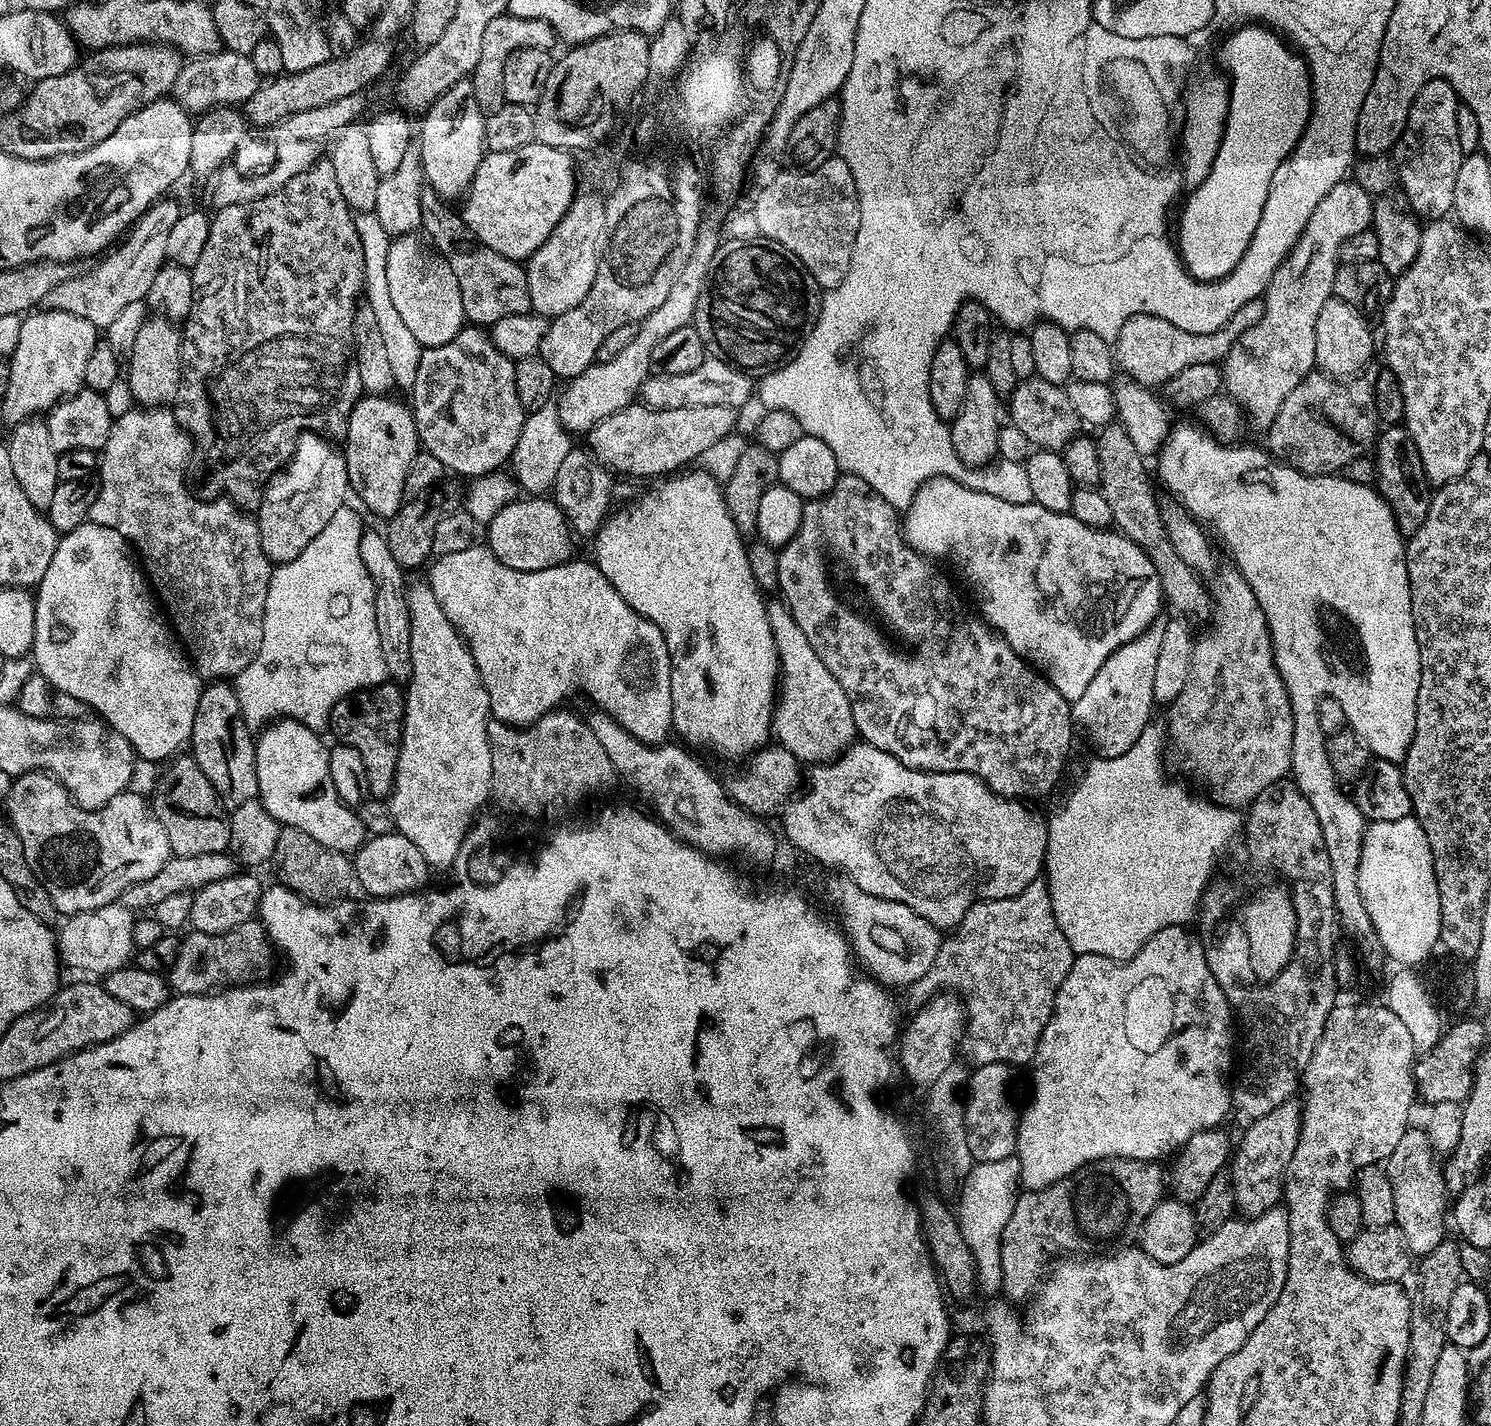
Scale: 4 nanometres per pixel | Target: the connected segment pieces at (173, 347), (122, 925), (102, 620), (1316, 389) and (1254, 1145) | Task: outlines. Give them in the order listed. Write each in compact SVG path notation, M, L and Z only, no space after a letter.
M152 314L145 319L134 350L126 357L126 379L135 403L140 406L168 406L180 393L180 345L182 332L167 316Z
M113 902L80 912L77 916L68 916L59 925L56 951L60 963L65 969L81 968L84 972L93 972L93 977L103 978L109 972L125 967L134 955L132 947L132 925L134 914L129 908L123 908L119 902Z
M85 522L82 526L63 533L57 539L54 558L50 558L50 566L46 566L46 574L42 574L34 595L36 597L36 613L34 614L34 642L30 656L34 661L35 671L47 678L54 686L58 686L58 690L66 690L66 694L71 694L72 697L78 698L83 704L88 705L99 719L103 720L105 724L109 724L114 730L118 730L118 734L122 734L122 738L126 738L126 742L130 742L130 746L135 750L139 759L164 762L177 755L183 749L180 747L183 744L185 747L191 741L194 730L194 713L198 710L202 681L196 672L196 665L192 663L187 651L182 647L181 641L174 635L170 621L162 611L145 573L138 567L137 561L134 559L134 549L128 543L128 539L122 534L118 534L118 530L110 530L110 526L98 526L91 522Z
M1313 370L1282 402L1278 418L1266 430L1266 448L1281 464L1288 464L1307 476L1343 473L1351 459L1373 451L1378 435L1374 386L1366 378L1338 380Z
M1293 1098L1282 1102L1282 1106L1270 1110L1270 1114L1262 1114L1262 1118L1253 1120L1247 1125L1249 1128L1235 1145L1234 1155L1230 1160L1230 1177L1237 1213L1248 1218L1261 1216L1266 1210L1275 1208L1281 1203L1284 1171L1298 1146L1303 1121L1301 1101Z

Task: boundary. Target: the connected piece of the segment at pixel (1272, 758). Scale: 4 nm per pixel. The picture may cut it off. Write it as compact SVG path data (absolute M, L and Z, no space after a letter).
M1228 566L1225 572L1219 572L1217 571L1215 573L1215 576L1217 575L1216 581L1210 584L1216 625L1209 632L1204 632L1201 636L1199 633L1195 637L1194 654L1192 655L1192 665L1190 666L1190 678L1186 678L1186 686L1182 690L1182 694L1178 694L1178 698L1172 701L1170 707L1167 709L1167 712L1169 712L1168 720L1166 719L1166 740L1170 745L1171 763L1173 760L1186 775L1193 776L1205 788L1203 791L1206 793L1207 799L1211 800L1214 804L1221 804L1223 808L1244 810L1255 802L1258 794L1262 794L1262 790L1281 783L1291 773L1294 726L1297 720L1292 716L1292 707L1290 706L1290 698L1284 685L1284 679L1280 677L1276 669L1274 654L1272 653L1272 639L1270 638L1270 630L1266 622L1266 614L1262 614L1262 606L1258 602L1258 598L1254 598L1254 590L1250 590L1246 578L1240 572L1237 572L1235 567Z

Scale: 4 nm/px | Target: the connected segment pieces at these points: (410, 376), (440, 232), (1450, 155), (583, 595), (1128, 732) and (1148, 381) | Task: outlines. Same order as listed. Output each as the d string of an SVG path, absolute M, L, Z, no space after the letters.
M375 212L355 213L356 229L358 230L358 242L362 242L362 258L364 259L364 291L366 303L370 310L374 310L374 318L378 327L382 330L382 339L386 345L386 354L390 361L390 374L394 374L394 385L397 389L411 390L414 386L414 378L418 375L418 362L422 358L422 348L414 338L413 332L402 322L401 315L397 313L390 298L389 283L386 282L387 254L393 242L393 237L382 226Z
M427 184L419 194L423 231L428 231L431 247L448 260L458 278L459 293L462 296L464 319L472 326L490 326L510 314L522 314L531 309L528 273L523 263L490 250L482 243L455 211L451 212L449 201Z
M1426 82L1408 108L1404 133L1390 153L1391 162L1396 167L1399 191L1417 217L1429 221L1447 217L1452 212L1454 181L1458 179L1458 166L1462 166L1466 155L1462 146L1458 146L1457 103L1456 91L1450 82Z
M477 542L471 548L458 550L458 554L436 556L431 561L427 572L426 582L434 590L434 598L438 598L438 606L442 606L442 610L446 610L446 618L450 618L450 622L459 630L472 652L474 662L478 666L478 674L482 678L482 682L486 686L486 694L490 698L489 713L495 719L513 726L531 726L543 716L547 716L549 712L557 711L563 705L560 703L563 702L564 696L572 696L575 692L584 691L593 700L593 705L597 709L617 720L627 732L634 734L634 738L638 738L643 744L657 745L665 743L669 739L670 733L673 731L672 699L670 698L672 659L670 650L666 646L666 638L662 634L662 630L658 626L654 626L654 622L650 622L642 614L635 612L622 598L622 594L618 594L618 590L614 590L614 586L610 586L606 574L602 574L602 570L598 570L595 563L588 561L587 564L584 560L572 558L567 563L556 565L550 569L523 572L507 568L489 547Z
M1158 618L1142 635L1134 637L1130 642L1119 647L1090 680L1082 697L1073 701L1073 721L1079 729L1082 727L1088 732L1088 738L1096 746L1099 757L1121 757L1141 737L1145 726L1151 723L1150 714L1156 704L1153 698L1155 663L1158 662L1159 647L1162 646L1165 626L1166 622Z
M1256 297L1250 302L1246 302L1245 306L1240 307L1227 320L1227 326L1212 331L1210 334L1191 334L1186 330L1181 330L1178 326L1174 326L1173 322L1158 318L1156 315L1132 315L1122 324L1121 330L1113 341L1113 356L1116 359L1119 371L1130 377L1134 381L1149 388L1157 388L1156 386L1164 386L1176 377L1182 370L1189 369L1190 366L1210 365L1221 363L1228 356L1233 348L1234 342L1240 340L1242 333L1252 329L1256 324L1260 324L1265 314L1265 304L1263 299Z

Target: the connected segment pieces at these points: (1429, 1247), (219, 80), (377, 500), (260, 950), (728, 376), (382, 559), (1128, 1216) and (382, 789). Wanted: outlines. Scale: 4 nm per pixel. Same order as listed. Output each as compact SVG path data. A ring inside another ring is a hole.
M1416 1126L1408 1127L1402 1134L1401 1140L1395 1144L1394 1150L1386 1157L1390 1186L1394 1190L1395 1224L1398 1226L1398 1230L1402 1230L1402 1234L1406 1238L1406 1246L1411 1250L1413 1257L1416 1258L1427 1256L1446 1239L1446 1232L1444 1232L1446 1204L1444 1208L1444 1199L1449 1199L1450 1193L1444 1181L1444 1169L1441 1161L1439 1159L1436 1161L1436 1159L1438 1159L1438 1153L1432 1148L1428 1133L1420 1126L1418 1128Z
M221 50L211 52L208 56L197 56L189 59L174 78L174 86L170 93L171 99L183 106L189 114L209 112L211 108L221 106L240 106L249 100L262 85L258 70L254 70L251 56L243 56L237 52Z
M392 394L361 395L354 410L350 410L342 441L349 489L374 515L381 518L392 516L406 502L406 478L422 448L411 407L394 397Z
M259 919L242 922L242 926L234 926L234 930L226 930L217 936L195 930L189 933L188 937L180 940L178 958L166 972L166 979L173 993L203 996L222 988L251 984L253 981L264 982L273 975L274 945Z
M708 356L697 369L687 374L649 375L641 388L640 398L648 407L656 409L682 409L688 405L726 406L740 410L751 396L753 399L755 390L753 379L743 369Z
M365 529L362 542L359 543L363 565L366 566L371 580L375 582L374 614L382 647L382 656L386 661L389 677L396 682L407 681L412 674L410 662L410 618L408 606L408 580L405 569L398 566L390 553L389 544L381 531Z
M1115 1156L1114 1158L1106 1158L1105 1160L1093 1160L1092 1163L1086 1165L1085 1168L1080 1168L1074 1174L1070 1174L1066 1178L1062 1178L1058 1182L1054 1182L1045 1188L1037 1188L1035 1190L1021 1191L1018 1202L1014 1206L1014 1214L1010 1214L1010 1222L1004 1231L1002 1238L1002 1278L1000 1283L1002 1285L1002 1292L1009 1301L1017 1302L1016 1300L1027 1301L1029 1297L1035 1293L1036 1289L1040 1287L1046 1273L1049 1271L1050 1265L1054 1258L1061 1254L1092 1254L1097 1250L1104 1250L1107 1244L1119 1245L1120 1239L1124 1242L1132 1242L1140 1235L1140 1227L1146 1222L1146 1218L1150 1218L1150 1210L1154 1210L1154 1206L1158 1206L1158 1202L1165 1199L1166 1196L1166 1172L1160 1169L1159 1163L1150 1160L1135 1160L1134 1158L1122 1158Z
M385 682L365 688L339 700L328 719L330 732L341 744L354 746L366 762L368 796L387 798L392 794L392 783L396 777L396 763L400 753L400 735L404 729L404 692L396 682Z

